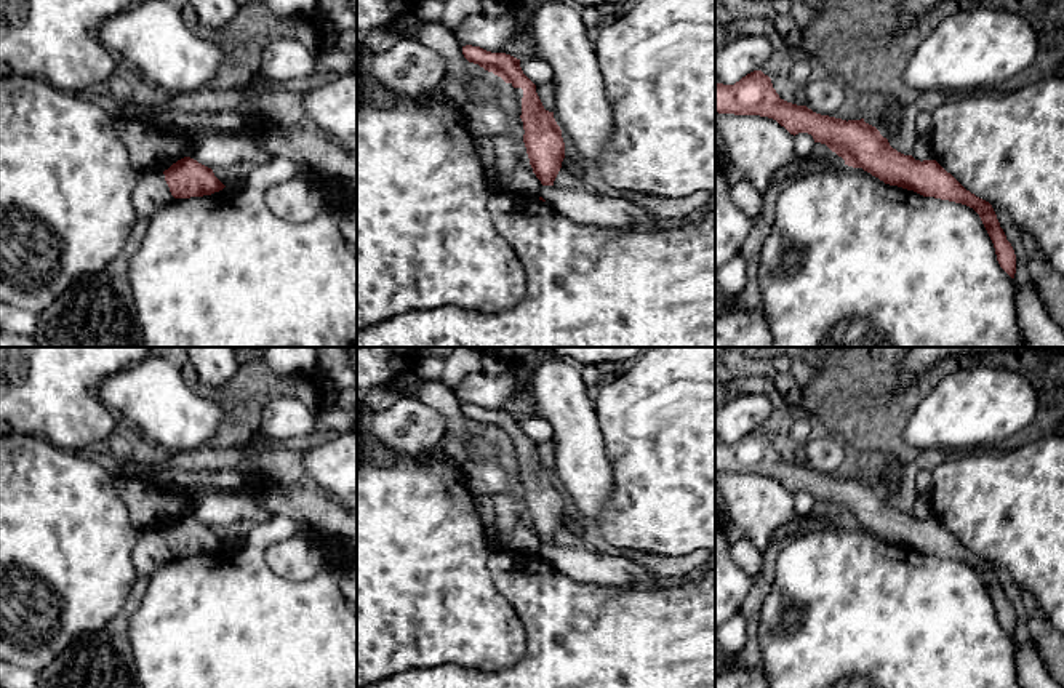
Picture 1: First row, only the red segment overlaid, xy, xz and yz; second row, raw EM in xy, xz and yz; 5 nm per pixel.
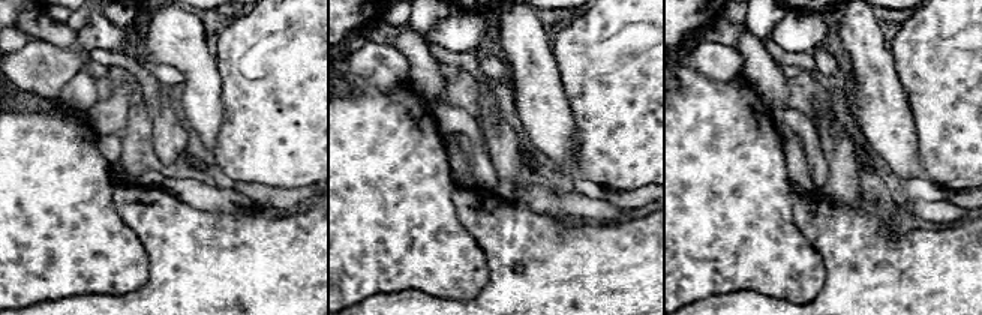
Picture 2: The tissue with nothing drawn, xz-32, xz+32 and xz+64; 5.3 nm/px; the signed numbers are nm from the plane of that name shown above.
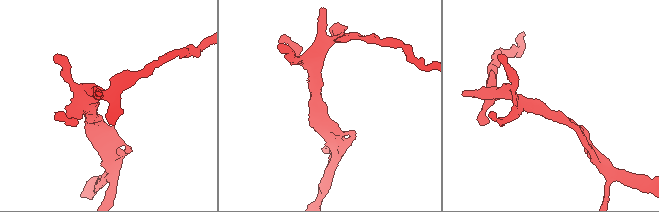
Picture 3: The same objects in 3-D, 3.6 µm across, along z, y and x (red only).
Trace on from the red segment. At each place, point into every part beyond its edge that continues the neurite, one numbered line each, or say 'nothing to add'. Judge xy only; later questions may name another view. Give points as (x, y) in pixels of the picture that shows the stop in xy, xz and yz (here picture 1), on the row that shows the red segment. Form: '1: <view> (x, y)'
nothing to add

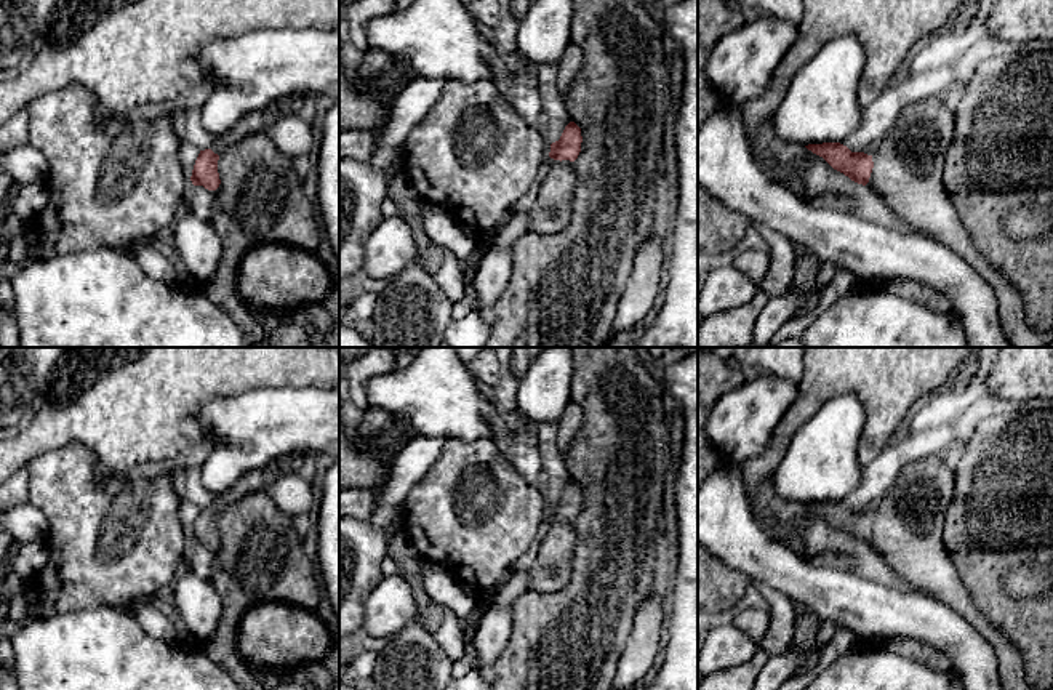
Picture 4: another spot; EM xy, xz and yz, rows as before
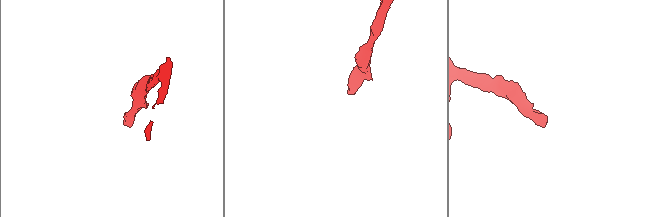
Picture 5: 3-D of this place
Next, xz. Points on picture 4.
1: xz (551, 213)

